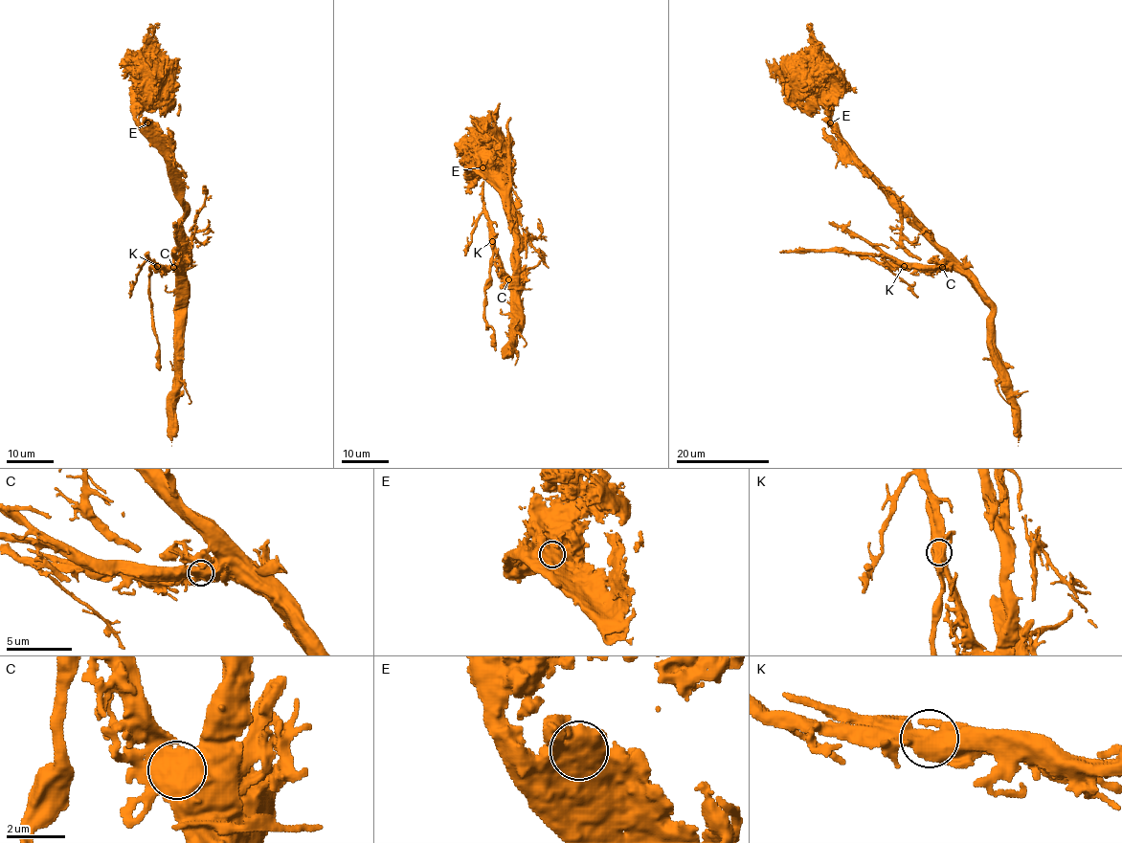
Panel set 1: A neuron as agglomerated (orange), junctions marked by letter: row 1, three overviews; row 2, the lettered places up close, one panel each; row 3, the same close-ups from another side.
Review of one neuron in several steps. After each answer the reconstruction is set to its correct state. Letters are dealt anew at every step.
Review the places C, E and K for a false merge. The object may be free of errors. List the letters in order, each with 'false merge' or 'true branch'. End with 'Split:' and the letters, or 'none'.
C: true branch
E: true branch
K: false merge
Split: K

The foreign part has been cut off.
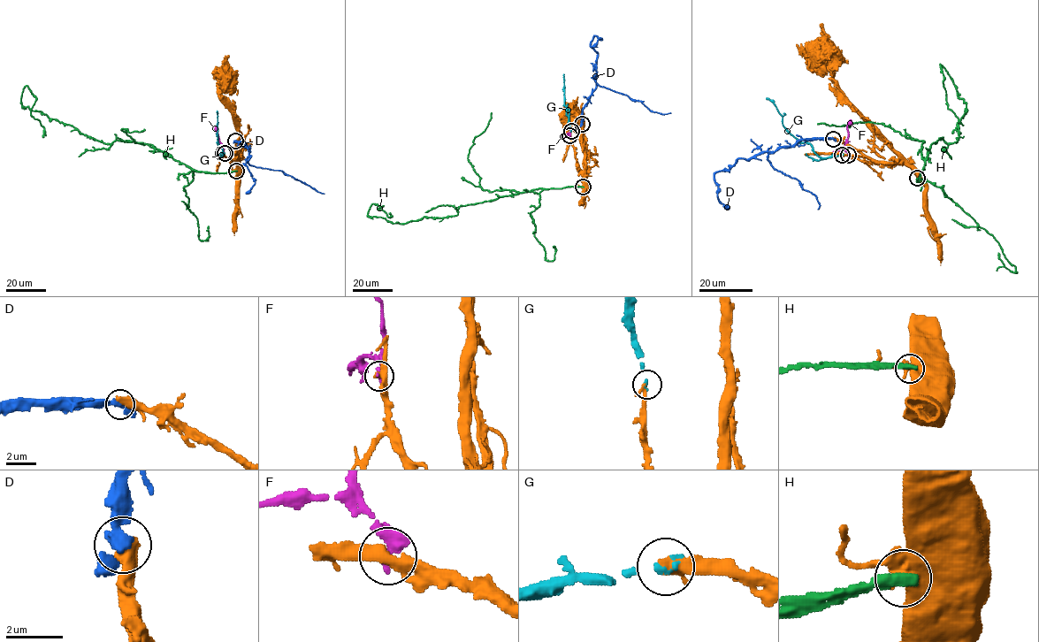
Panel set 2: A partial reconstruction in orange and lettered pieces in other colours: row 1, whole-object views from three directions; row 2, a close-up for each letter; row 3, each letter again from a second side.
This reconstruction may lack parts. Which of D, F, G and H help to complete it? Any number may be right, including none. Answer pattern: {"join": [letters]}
{"join": ["G"]}

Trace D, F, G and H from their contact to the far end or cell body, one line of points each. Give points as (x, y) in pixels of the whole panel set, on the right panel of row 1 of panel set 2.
D: (833, 138), (803, 139), (778, 147), (767, 159), (777, 171), (795, 178), (816, 197), (818, 209)
F: (848, 155), (845, 141), (848, 138), (846, 126), (851, 119)
G: (842, 155), (821, 157), (809, 143), (799, 141), (783, 126), (783, 116), (775, 105), (766, 98)
H: (917, 179), (933, 143), (957, 141), (957, 123), (966, 111), (941, 64), (946, 103), (958, 120), (951, 133)

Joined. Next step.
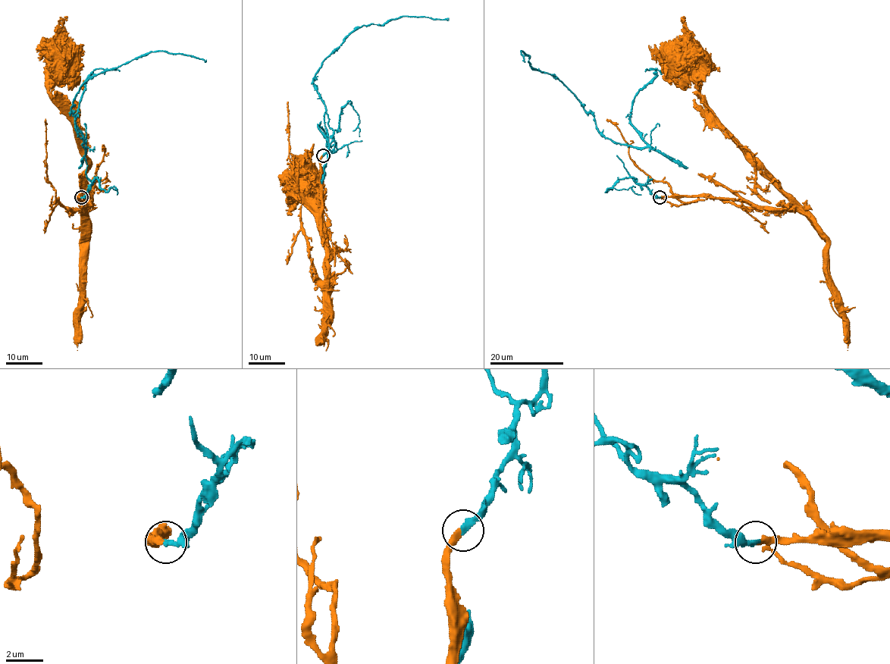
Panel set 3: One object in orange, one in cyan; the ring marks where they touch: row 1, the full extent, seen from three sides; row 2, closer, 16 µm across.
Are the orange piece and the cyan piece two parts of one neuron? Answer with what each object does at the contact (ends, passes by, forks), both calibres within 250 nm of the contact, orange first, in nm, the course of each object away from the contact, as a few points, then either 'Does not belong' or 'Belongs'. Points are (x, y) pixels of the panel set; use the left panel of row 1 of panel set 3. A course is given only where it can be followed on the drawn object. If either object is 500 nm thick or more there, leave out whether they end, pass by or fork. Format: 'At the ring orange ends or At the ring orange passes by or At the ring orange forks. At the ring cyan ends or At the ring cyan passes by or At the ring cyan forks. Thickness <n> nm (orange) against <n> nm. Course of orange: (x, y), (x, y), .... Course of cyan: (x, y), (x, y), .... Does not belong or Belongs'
At the ring orange ends. At the ring cyan ends. Thickness 340 nm (orange) against 320 nm. Course of orange: (80, 197), (86, 208), (88, 157), (72, 115), (53, 90), (57, 64), (61, 61). Course of cyan: (80, 197), (91, 182), (71, 111), (79, 89), (95, 76), (149, 51), (185, 54), (206, 62). Belongs

